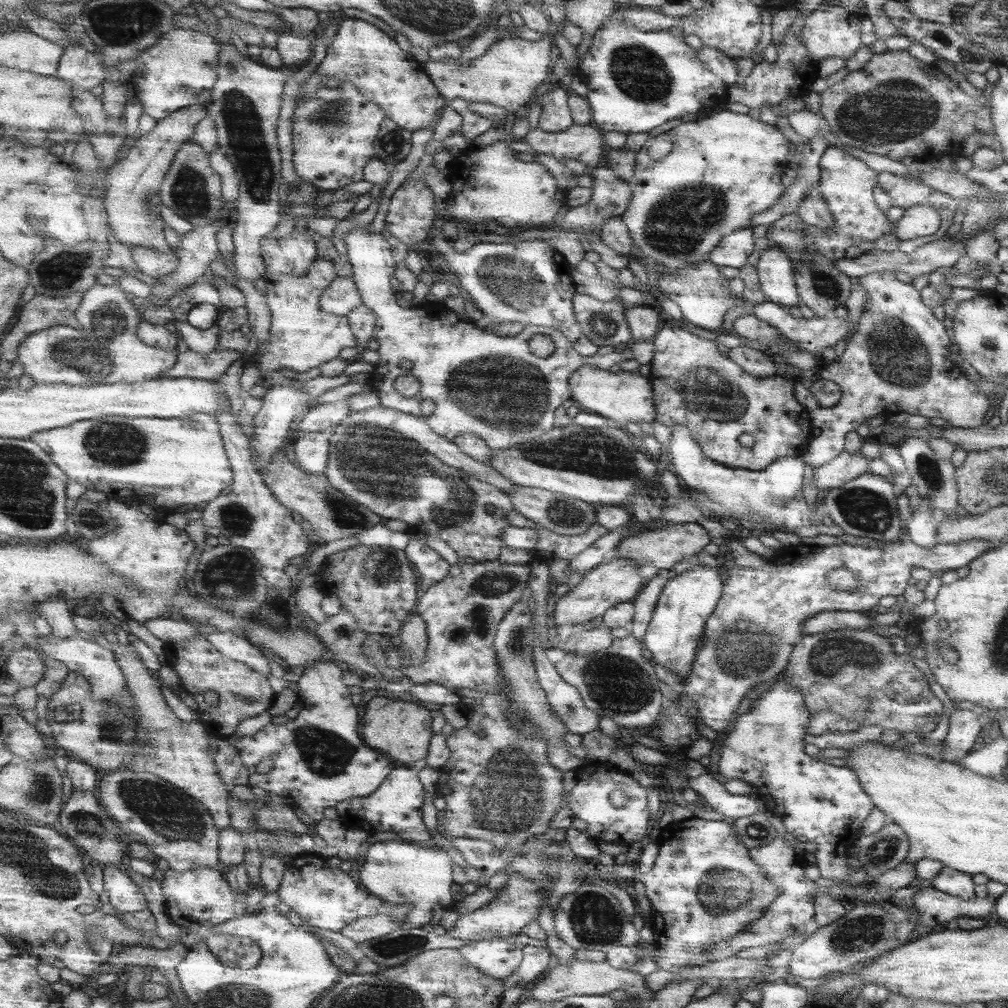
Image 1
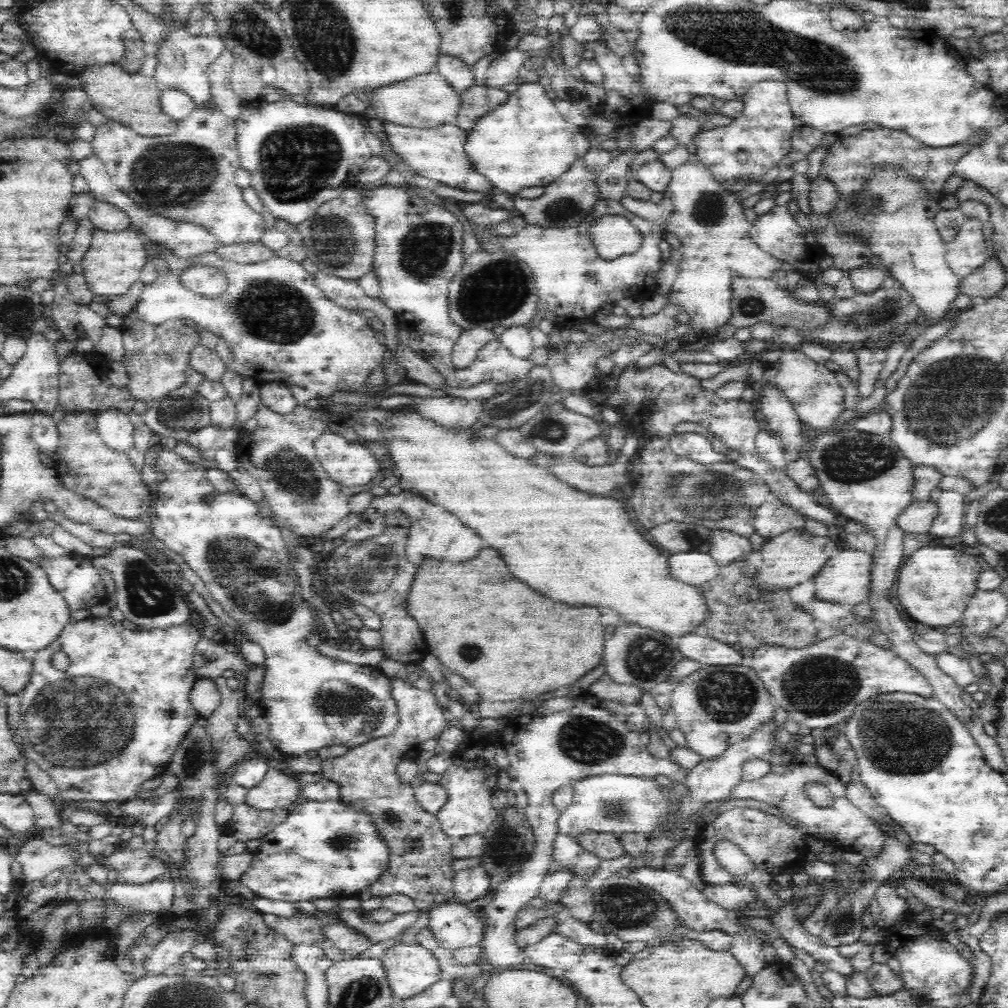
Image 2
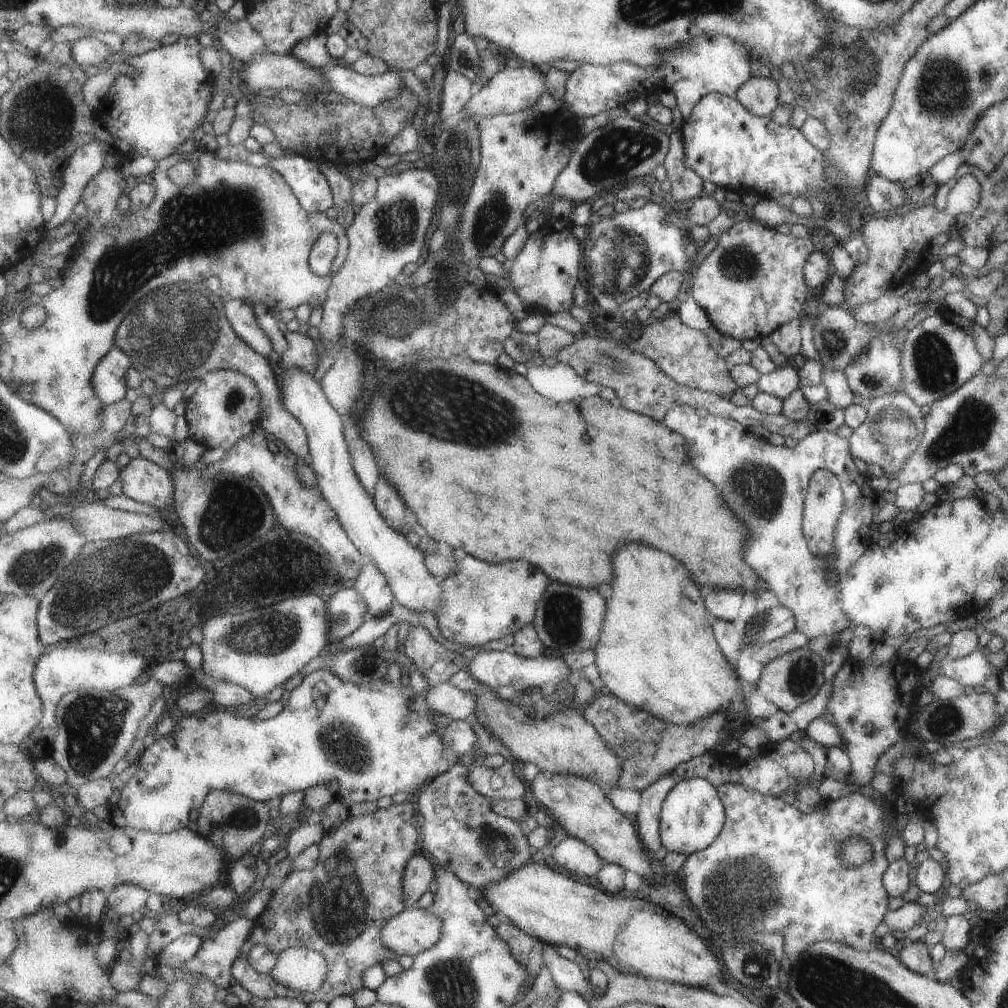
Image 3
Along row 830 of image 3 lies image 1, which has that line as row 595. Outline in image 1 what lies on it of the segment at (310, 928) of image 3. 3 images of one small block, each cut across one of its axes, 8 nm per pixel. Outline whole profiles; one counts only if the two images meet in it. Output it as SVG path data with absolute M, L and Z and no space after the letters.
M355 546L331 554L319 570L319 584L323 596L339 598L343 612L353 614L363 632L385 638L399 634L419 600L415 568L411 566L409 556L397 548Z

